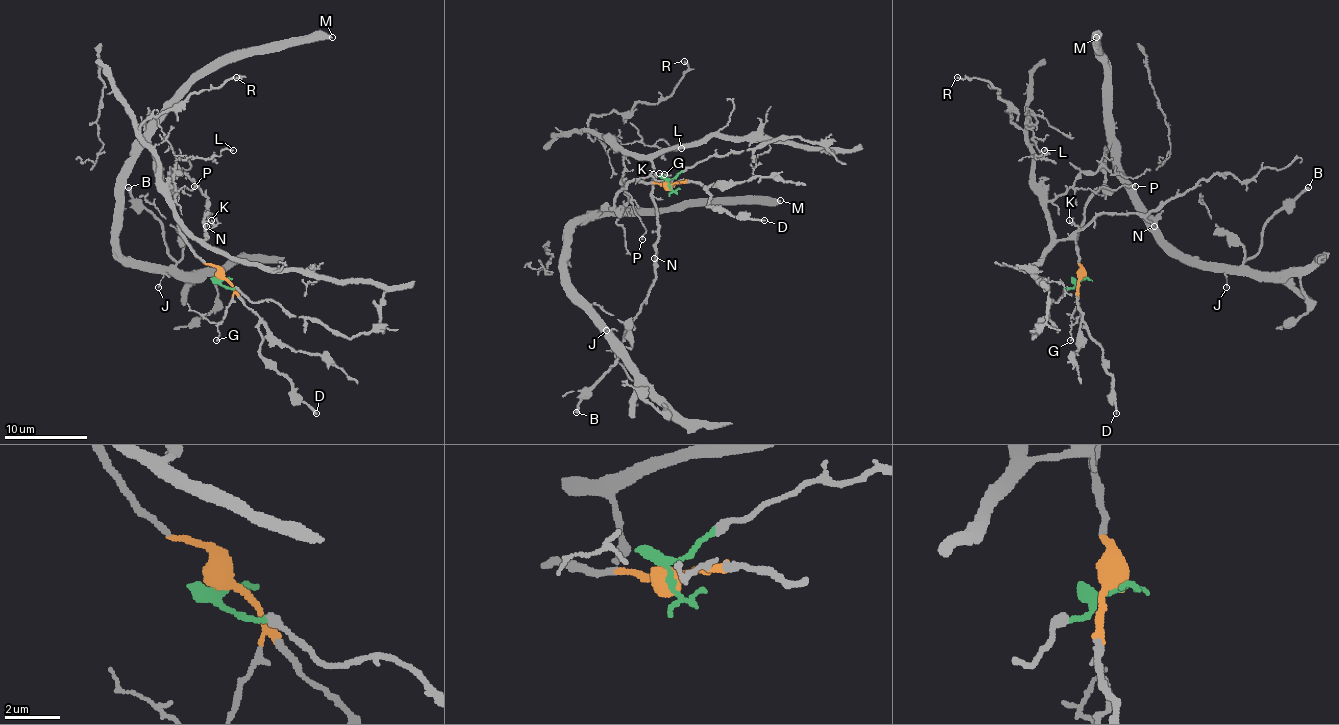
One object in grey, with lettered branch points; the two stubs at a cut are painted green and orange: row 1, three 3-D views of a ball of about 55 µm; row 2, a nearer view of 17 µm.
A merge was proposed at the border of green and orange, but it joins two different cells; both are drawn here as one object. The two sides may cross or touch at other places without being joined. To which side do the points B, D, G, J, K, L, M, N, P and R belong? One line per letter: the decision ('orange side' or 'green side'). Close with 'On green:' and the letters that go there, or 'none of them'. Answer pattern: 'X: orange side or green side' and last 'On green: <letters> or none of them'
B: orange side
D: orange side
G: orange side
J: orange side
K: green side
L: green side
M: orange side
N: green side
P: green side
R: green side
On green: K, L, N, P, R

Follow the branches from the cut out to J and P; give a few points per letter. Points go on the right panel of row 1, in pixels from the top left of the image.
J: (1083, 278), (1077, 233), (1085, 205), (1104, 183), (1110, 143), (1137, 212), (1189, 258), (1215, 262), (1227, 287)
P: (1083, 278), (1052, 299), (1033, 337), (1046, 322), (1033, 270), (1052, 239), (1046, 205), (1071, 187), (1135, 187)

